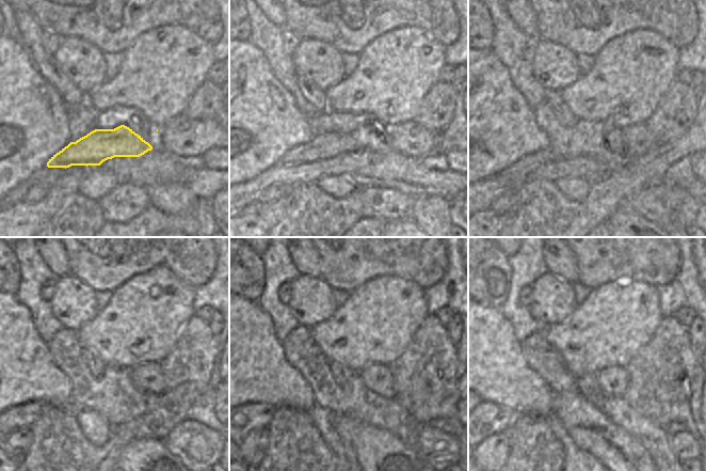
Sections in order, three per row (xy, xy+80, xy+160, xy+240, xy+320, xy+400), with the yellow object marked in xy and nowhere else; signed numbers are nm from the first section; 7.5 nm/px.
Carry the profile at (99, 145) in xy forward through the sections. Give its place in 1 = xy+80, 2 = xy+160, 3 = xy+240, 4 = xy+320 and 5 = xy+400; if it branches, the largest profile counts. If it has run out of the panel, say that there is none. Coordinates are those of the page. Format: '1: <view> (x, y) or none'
1: xy+80 (322, 145)
2: xy+160 (516, 173)
3: xy+240 (15, 418)
4: xy+320 (251, 418)
5: xy+400 (490, 419)

